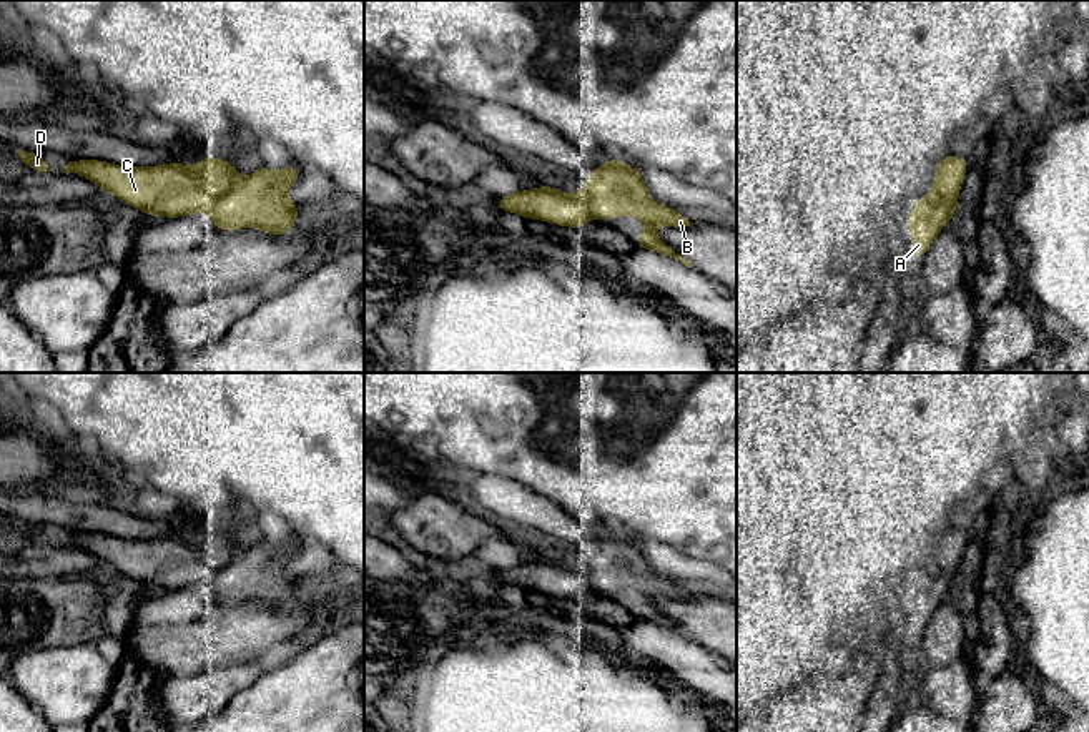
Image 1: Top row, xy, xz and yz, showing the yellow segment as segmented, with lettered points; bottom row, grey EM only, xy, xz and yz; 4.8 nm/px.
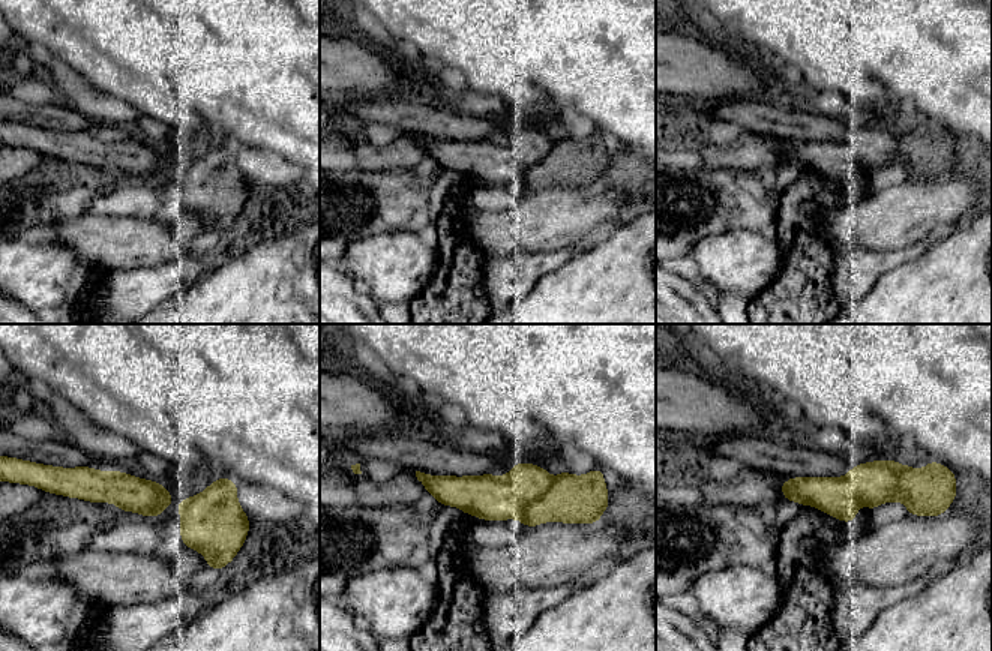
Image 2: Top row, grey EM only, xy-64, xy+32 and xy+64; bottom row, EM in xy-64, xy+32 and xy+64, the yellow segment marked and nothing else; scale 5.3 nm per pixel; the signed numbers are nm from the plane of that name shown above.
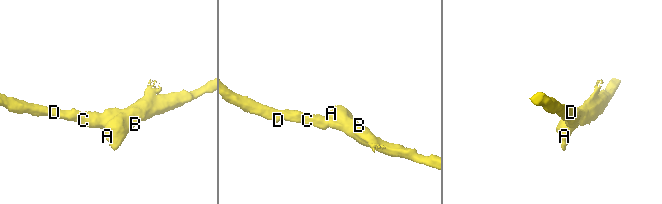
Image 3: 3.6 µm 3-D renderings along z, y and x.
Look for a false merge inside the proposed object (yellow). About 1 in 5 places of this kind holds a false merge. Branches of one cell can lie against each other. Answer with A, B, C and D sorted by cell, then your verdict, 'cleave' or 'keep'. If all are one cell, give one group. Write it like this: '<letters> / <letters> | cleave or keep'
A B / C D | cleave

